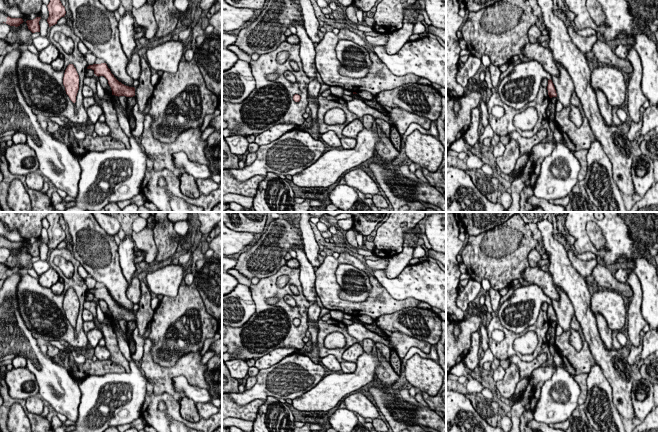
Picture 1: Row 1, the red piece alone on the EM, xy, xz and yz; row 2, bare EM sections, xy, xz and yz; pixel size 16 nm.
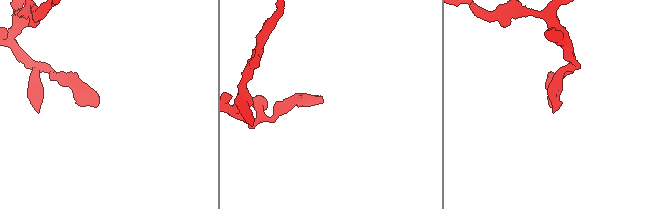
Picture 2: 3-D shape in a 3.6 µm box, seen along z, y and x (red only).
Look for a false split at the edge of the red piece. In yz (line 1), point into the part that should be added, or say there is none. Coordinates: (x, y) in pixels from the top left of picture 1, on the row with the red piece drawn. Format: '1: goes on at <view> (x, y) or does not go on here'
1: does not go on here

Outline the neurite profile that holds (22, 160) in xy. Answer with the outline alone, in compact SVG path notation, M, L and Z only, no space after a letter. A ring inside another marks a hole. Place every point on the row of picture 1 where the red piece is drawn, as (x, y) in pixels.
M13 143L6 147L5 158L12 174L24 175L25 182L30 189L42 190L44 179L38 172L39 161L35 151L27 143Z

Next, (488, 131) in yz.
M487 125L484 127L484 132L479 138L479 144L477 147L472 146L470 151L473 155L477 156L479 159L483 157L483 151L482 151L482 145L483 145L483 140L485 138L492 138L494 135L494 131L490 125Z

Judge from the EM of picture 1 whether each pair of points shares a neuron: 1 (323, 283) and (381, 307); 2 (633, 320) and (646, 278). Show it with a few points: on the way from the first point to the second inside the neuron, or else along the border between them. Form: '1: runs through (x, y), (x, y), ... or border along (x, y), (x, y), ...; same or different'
1: runs through (334, 298), (341, 305), (347, 307), (366, 307); same
2: border along (633, 270), (641, 288), (642, 316); different

